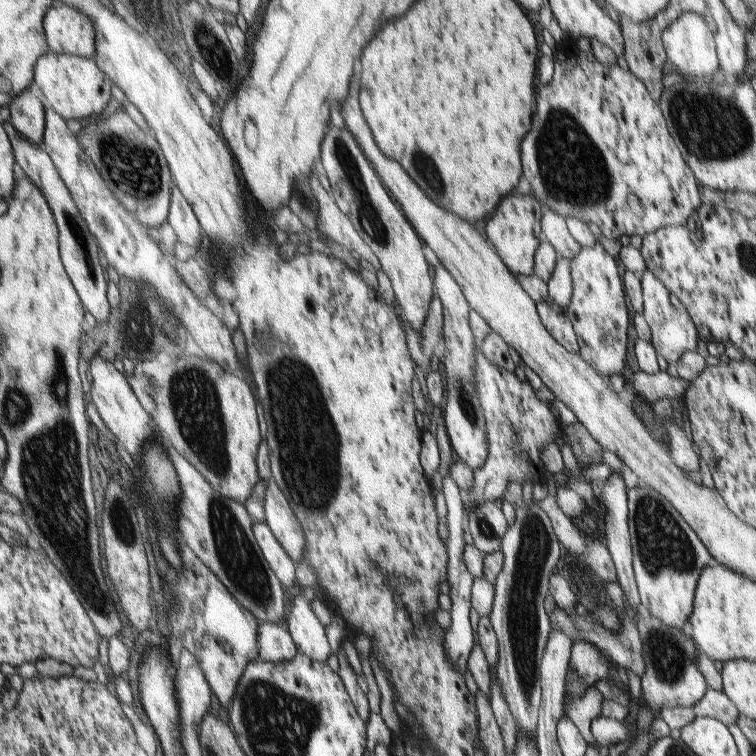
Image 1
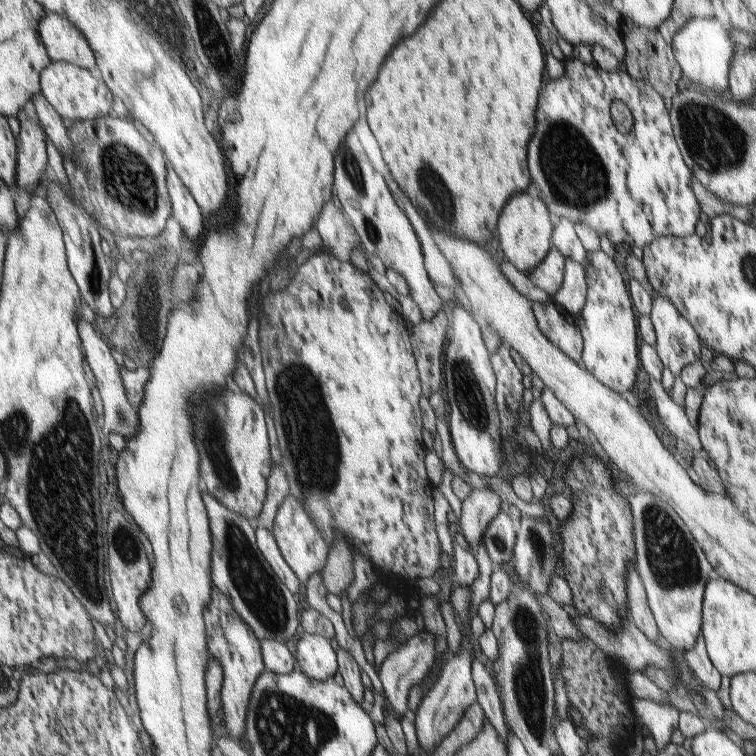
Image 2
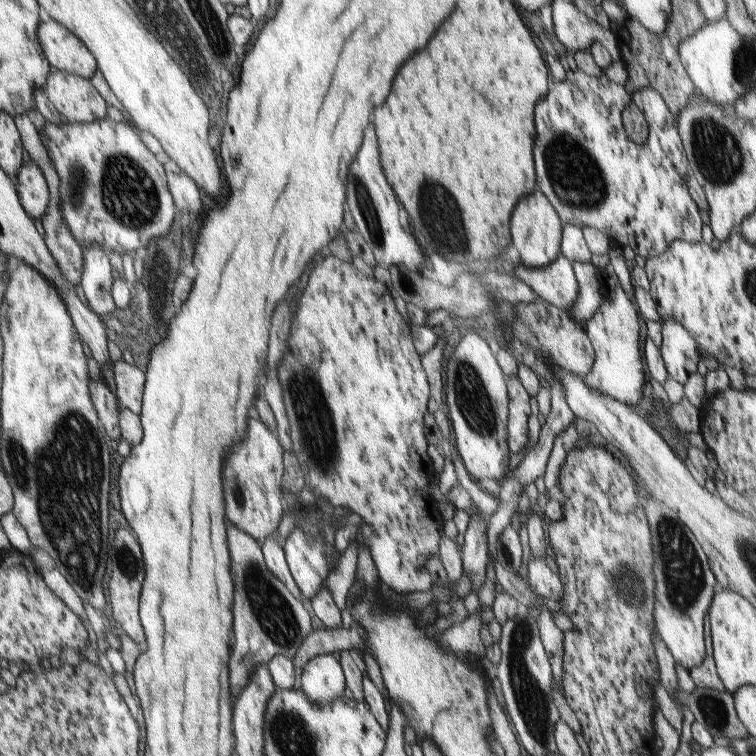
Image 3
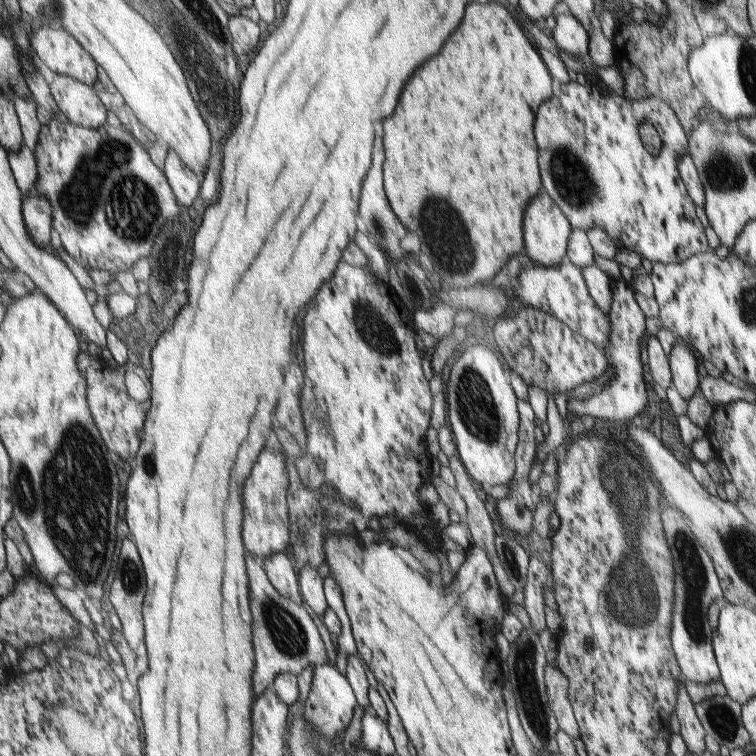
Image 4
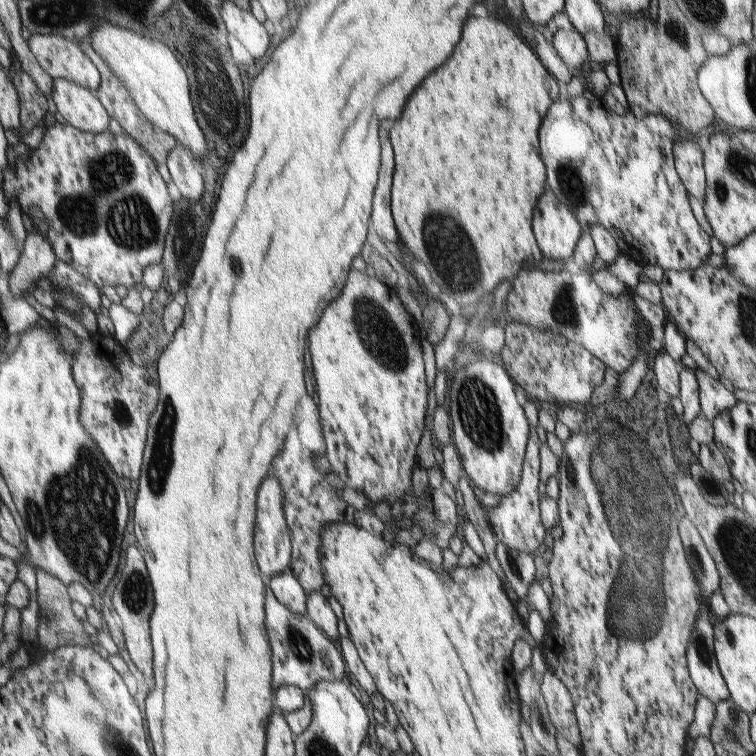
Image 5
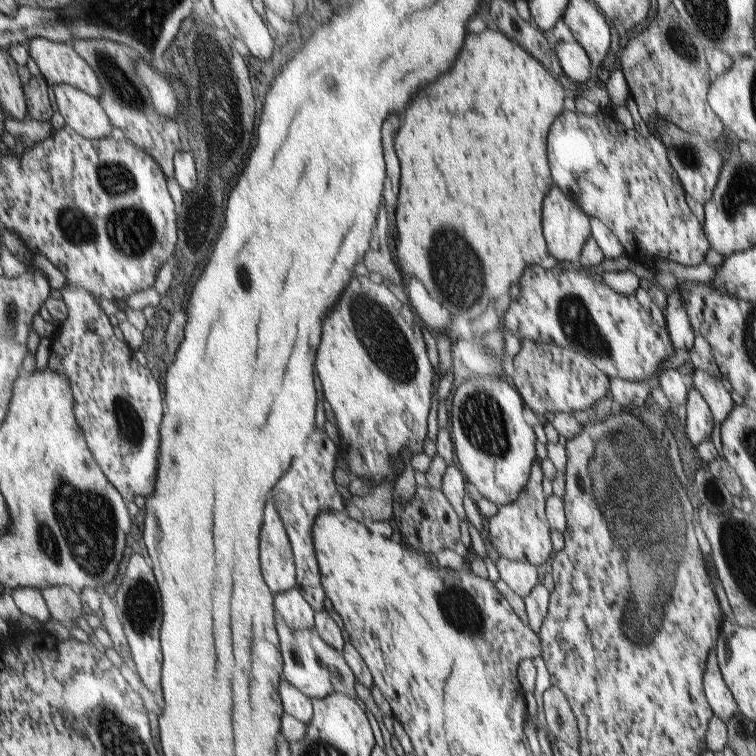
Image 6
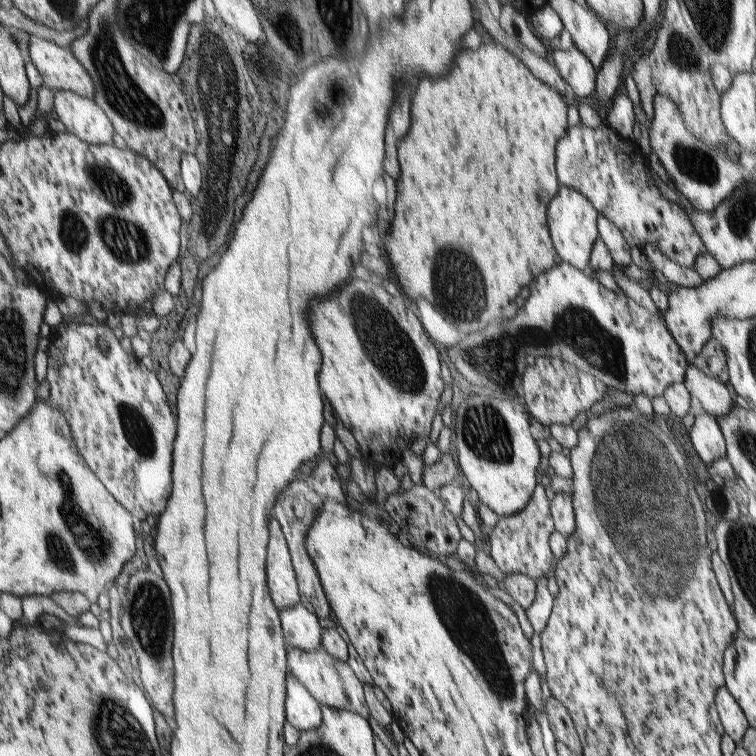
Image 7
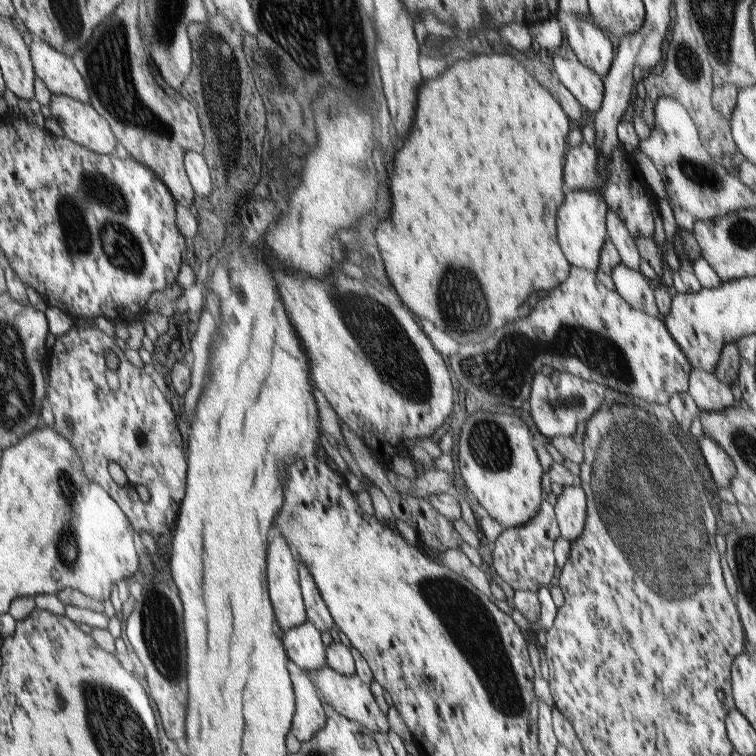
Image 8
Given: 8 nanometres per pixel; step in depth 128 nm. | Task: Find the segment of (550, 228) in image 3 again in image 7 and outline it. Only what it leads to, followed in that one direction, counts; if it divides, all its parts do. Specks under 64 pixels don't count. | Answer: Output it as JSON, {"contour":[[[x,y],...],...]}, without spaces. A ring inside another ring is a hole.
{"contour":[[[564,186],[564,192],[556,196],[556,204],[552,204],[552,238],[556,240],[556,248],[560,248],[560,256],[564,256],[564,261],[575,266],[577,269],[584,270],[591,264],[591,254],[595,248],[595,243],[599,240],[599,210],[594,210],[595,205],[583,193],[576,189]]]}

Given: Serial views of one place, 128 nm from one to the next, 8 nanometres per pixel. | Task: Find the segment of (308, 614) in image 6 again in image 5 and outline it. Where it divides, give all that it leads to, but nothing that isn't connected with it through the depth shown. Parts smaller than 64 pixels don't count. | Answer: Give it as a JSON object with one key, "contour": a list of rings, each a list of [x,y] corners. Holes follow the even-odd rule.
{"contour":[[[289,570],[270,578],[270,589],[291,612],[298,615],[306,615],[307,595]]]}

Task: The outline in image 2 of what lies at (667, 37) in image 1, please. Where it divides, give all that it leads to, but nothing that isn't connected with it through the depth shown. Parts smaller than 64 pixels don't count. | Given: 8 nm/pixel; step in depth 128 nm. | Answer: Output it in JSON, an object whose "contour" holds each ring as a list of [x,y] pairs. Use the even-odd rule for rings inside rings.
{"contour":[[[692,18],[678,29],[672,40],[675,41],[675,59],[689,80],[704,86],[706,92],[710,88],[710,93],[721,96],[729,94],[732,60],[736,58],[736,52],[730,38],[726,40],[726,32],[714,22],[714,18]]]}

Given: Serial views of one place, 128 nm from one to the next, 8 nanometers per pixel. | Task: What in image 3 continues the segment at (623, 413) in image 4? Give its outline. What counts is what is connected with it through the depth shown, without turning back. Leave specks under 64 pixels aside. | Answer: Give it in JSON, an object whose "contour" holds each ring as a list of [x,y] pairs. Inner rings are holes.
{"contour":[[[611,264],[599,270],[599,277],[602,304],[590,320],[583,322],[587,328],[587,335],[594,344],[596,362],[591,374],[584,379],[598,392],[608,393],[608,396],[619,400],[622,404],[637,406],[642,399],[642,388],[644,388],[644,364],[640,352],[642,322],[638,320],[636,308],[620,285]]]}

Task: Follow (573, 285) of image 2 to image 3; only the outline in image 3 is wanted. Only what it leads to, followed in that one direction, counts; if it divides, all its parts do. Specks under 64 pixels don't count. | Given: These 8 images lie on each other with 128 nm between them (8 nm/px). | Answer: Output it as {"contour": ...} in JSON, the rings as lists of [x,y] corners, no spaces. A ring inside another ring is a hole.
{"contour":[[[571,261],[576,280],[578,280],[578,298],[570,308],[570,315],[581,322],[590,320],[602,304],[599,271],[592,263]]]}

